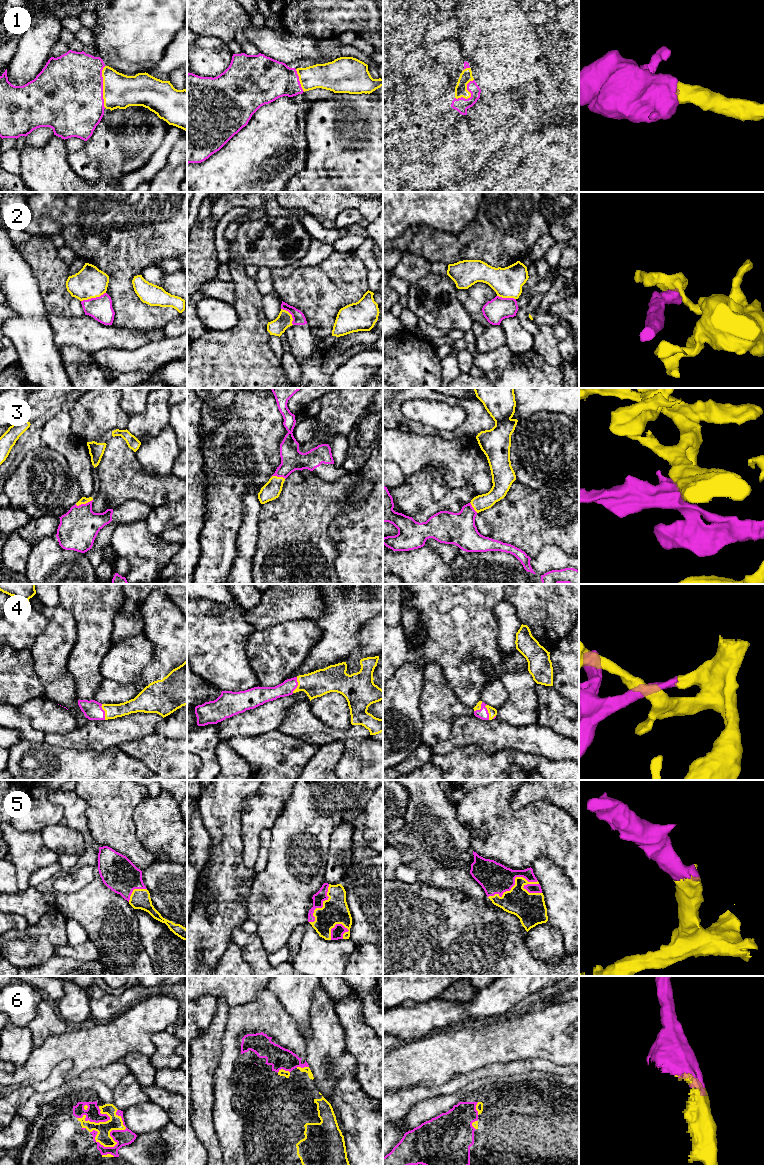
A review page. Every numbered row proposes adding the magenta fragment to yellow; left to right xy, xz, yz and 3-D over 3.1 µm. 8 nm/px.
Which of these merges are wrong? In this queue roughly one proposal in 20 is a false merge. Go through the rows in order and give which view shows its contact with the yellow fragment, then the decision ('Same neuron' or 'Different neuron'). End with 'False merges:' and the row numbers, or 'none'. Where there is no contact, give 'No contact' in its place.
1: Touches yellow in xy. Same neuron
2: Touches yellow in xy. Same neuron
3: Touches yellow in xy. Same neuron
4: Touches yellow in xy. Same neuron
5: Touches yellow in yz. Same neuron
6: Touches yellow in xy. Same neuron
False merges: none

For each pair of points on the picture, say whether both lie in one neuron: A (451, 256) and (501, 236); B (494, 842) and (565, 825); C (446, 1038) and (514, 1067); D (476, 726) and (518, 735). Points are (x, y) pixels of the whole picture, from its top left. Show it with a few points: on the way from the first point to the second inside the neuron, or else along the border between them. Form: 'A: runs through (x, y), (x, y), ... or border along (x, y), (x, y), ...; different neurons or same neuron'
A: runs through (463, 246), (489, 238); same neuron
B: runs through (512, 837), (518, 837), (534, 830), (547, 830); same neuron
C: border along (526, 1058), (508, 1062), (494, 1062), (480, 1068); different neurons
D: runs through (486, 734), (508, 735); same neuron

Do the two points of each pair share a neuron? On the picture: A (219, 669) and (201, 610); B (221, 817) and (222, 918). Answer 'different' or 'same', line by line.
A: same
B: same

